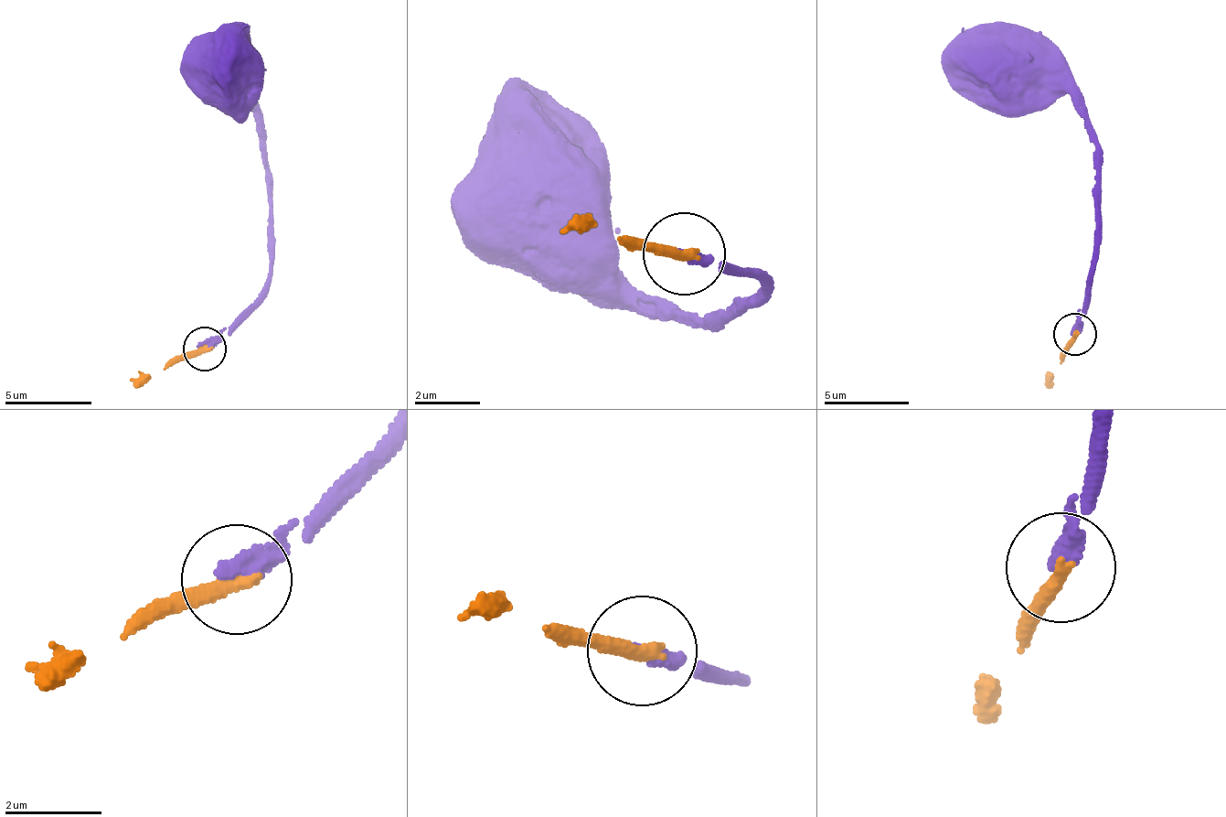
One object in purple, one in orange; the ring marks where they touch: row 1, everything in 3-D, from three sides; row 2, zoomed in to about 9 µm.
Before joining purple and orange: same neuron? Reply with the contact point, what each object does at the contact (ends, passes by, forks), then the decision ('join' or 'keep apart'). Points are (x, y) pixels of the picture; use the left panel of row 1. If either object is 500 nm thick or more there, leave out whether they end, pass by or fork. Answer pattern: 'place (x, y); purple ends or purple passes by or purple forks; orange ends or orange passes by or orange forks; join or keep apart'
place (204, 349); purple ends; orange ends; join

